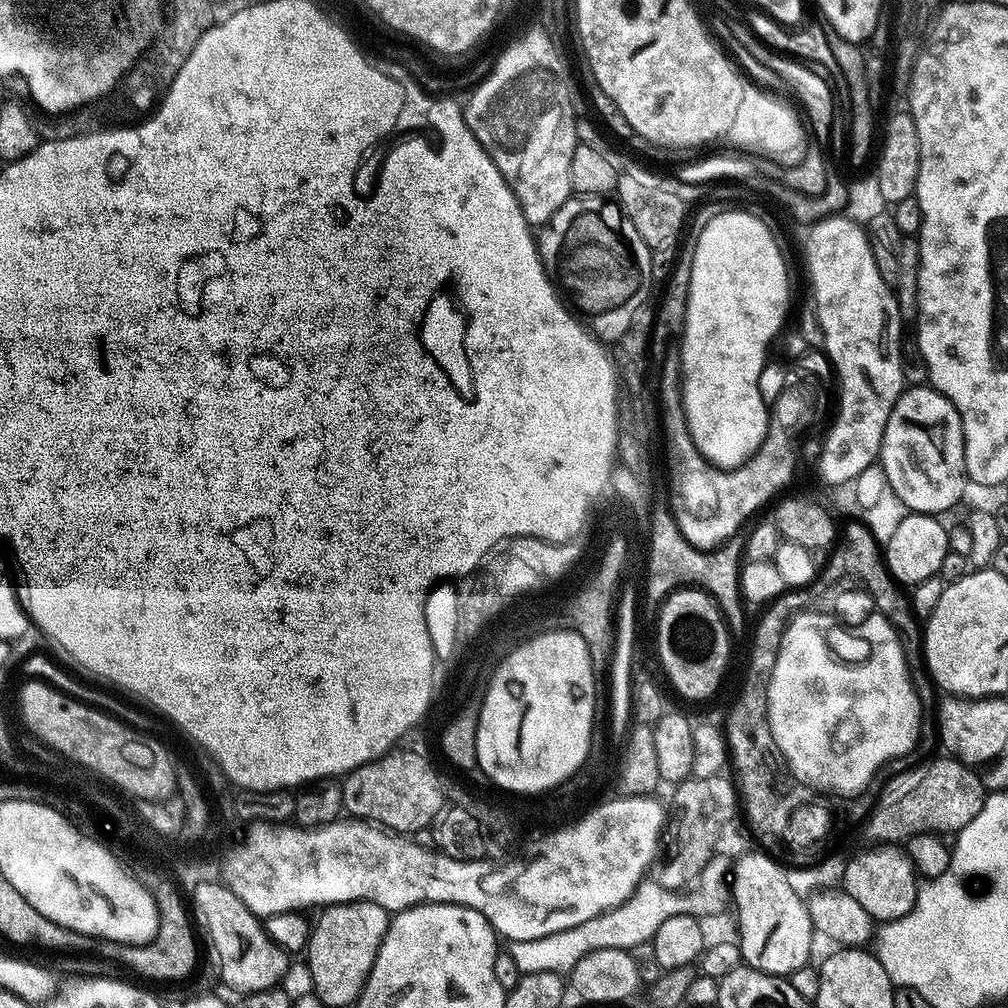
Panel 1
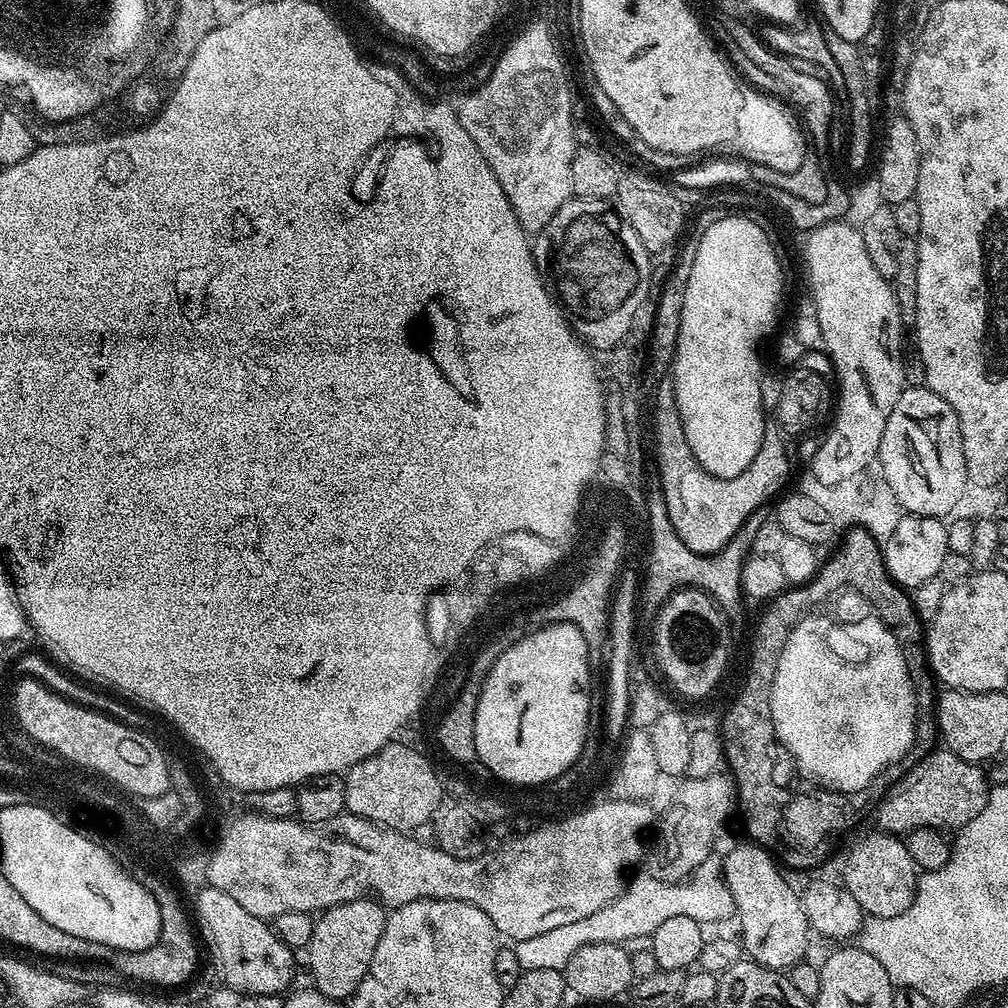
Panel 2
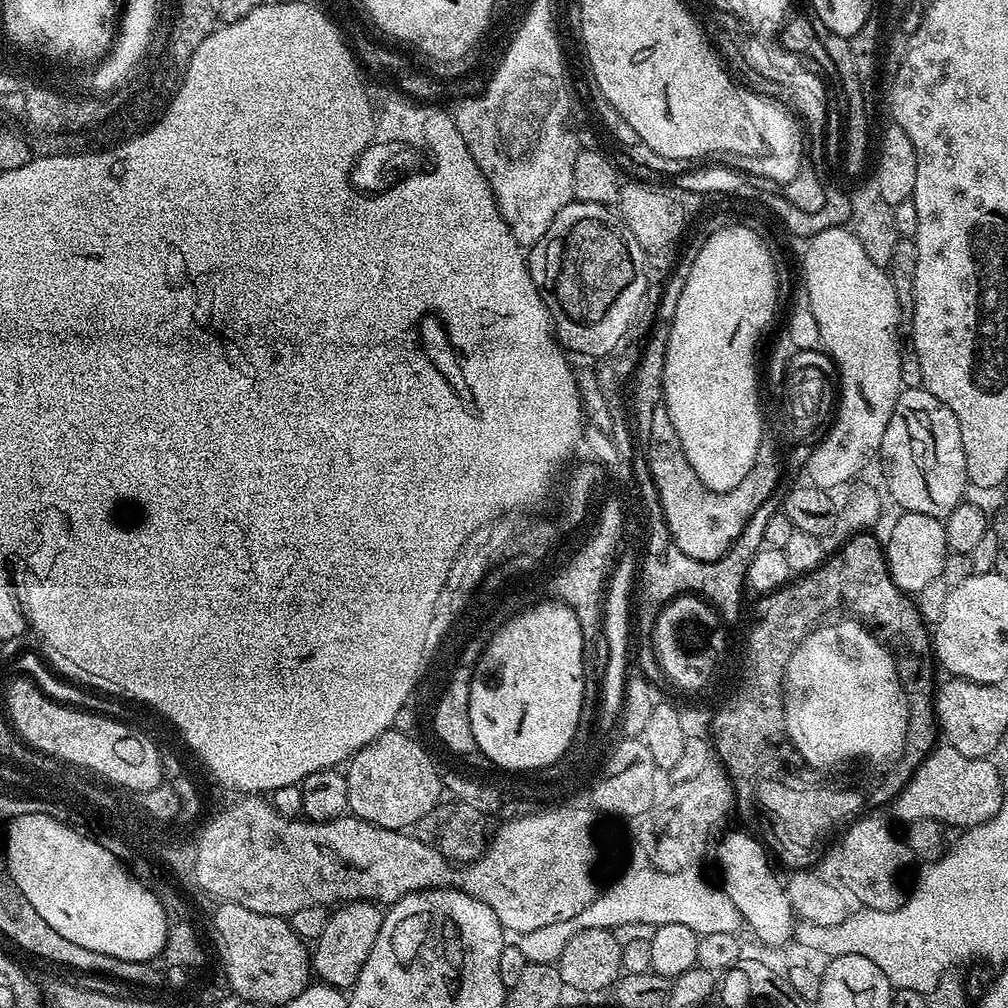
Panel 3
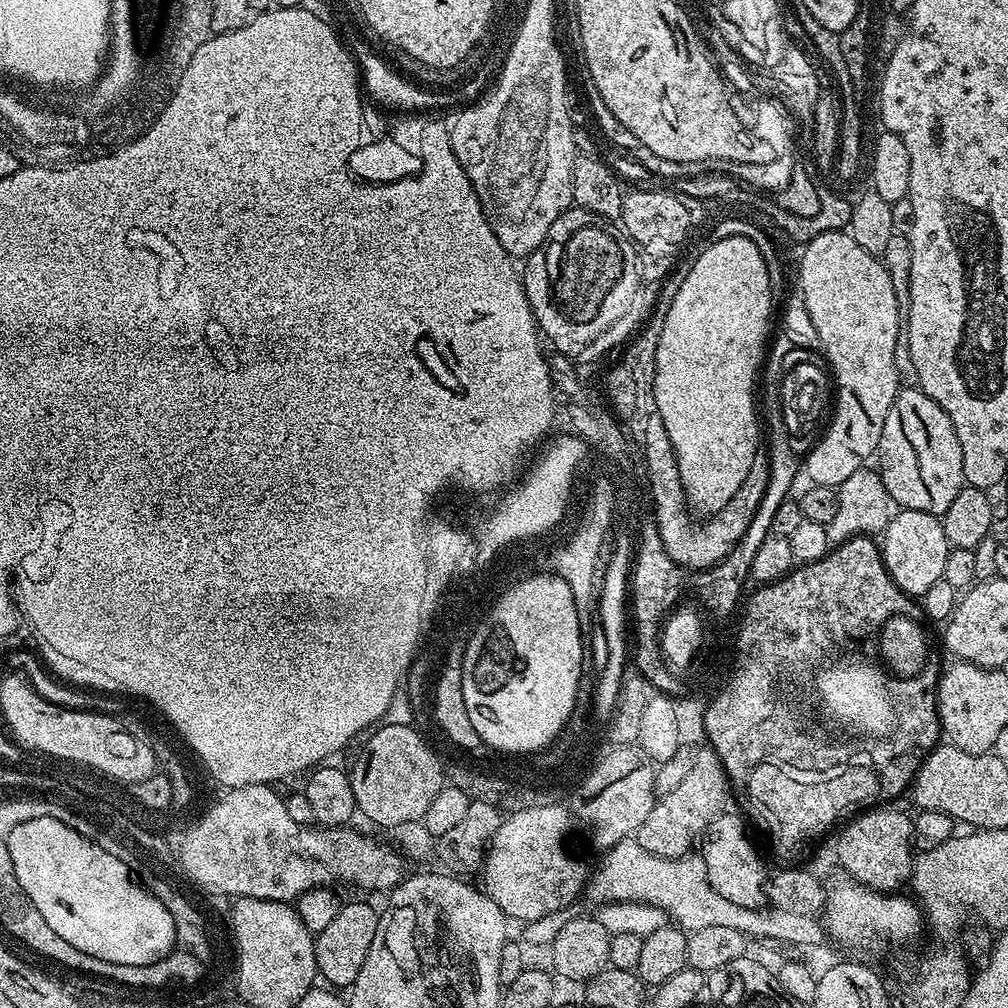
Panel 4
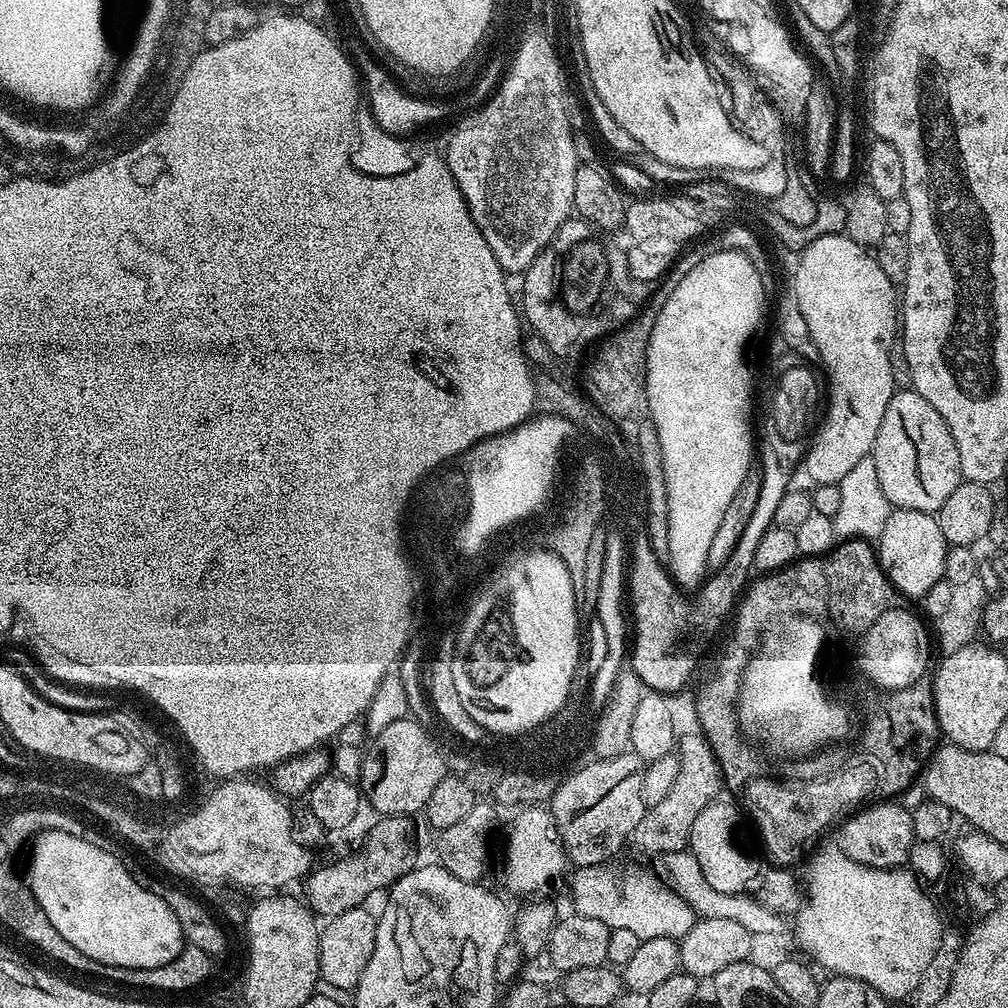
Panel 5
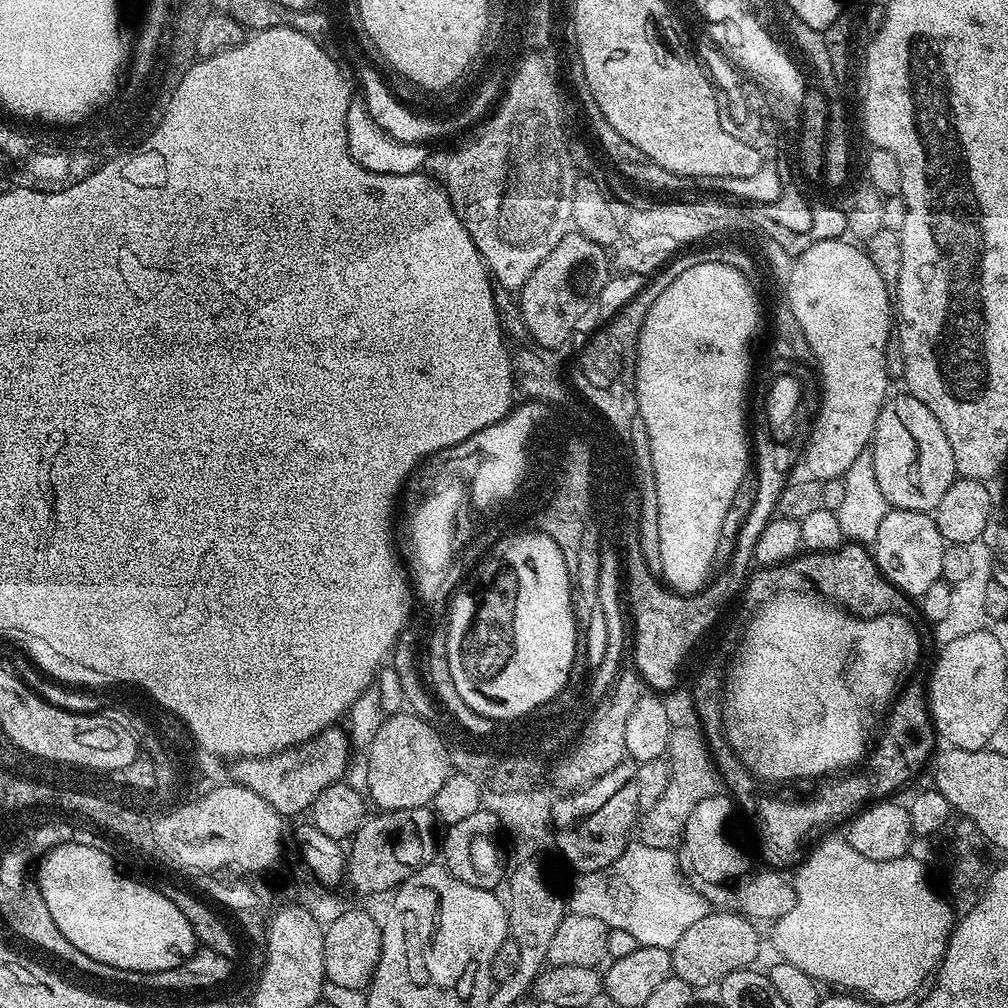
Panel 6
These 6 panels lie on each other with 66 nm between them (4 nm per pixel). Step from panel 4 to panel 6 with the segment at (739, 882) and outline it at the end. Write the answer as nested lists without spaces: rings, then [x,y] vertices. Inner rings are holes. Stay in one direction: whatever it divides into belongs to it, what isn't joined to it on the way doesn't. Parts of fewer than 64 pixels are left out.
[[[717,794],[702,798],[702,802],[694,806],[694,814],[686,818],[682,837],[683,855],[688,855],[693,870],[708,884],[724,884],[727,880],[736,882],[749,871],[747,854],[732,841],[732,836],[728,833],[728,823],[732,820],[731,798],[733,799],[731,795],[728,796]]]

